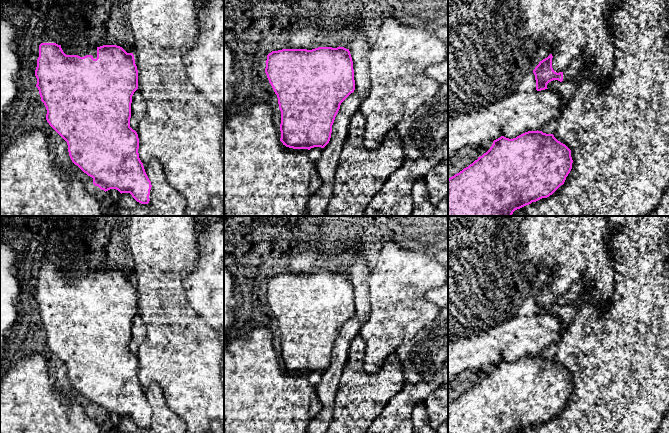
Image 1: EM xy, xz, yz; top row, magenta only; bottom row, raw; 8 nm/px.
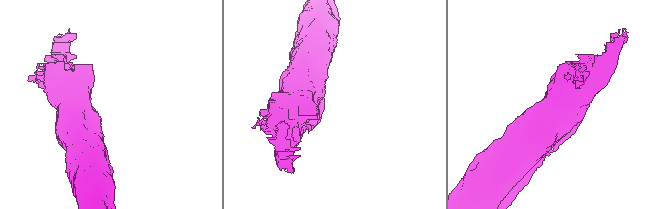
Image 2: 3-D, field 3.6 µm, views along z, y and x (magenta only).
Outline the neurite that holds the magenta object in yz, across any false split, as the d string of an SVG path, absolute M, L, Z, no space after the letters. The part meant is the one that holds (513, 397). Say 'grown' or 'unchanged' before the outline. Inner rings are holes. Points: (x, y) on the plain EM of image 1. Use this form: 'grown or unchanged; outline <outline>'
unchanged; outline M528 355L516 362L504 360L493 365L490 373L472 388L448 403L448 433L520 433L552 419L572 393L571 374L553 358Z

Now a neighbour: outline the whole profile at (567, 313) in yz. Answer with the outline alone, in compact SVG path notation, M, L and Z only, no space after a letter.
M586 298L577 300L571 304L553 304L547 308L547 312L556 314L561 320L561 327L566 331L570 328L575 318L578 316L580 308L584 305Z

